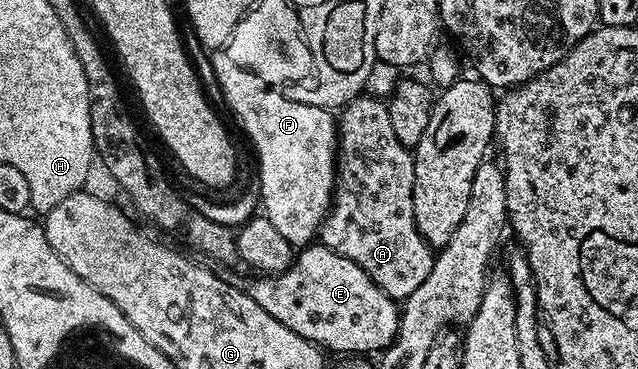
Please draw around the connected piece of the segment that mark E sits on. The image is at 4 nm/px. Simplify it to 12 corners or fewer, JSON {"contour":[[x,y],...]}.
{"contour":[[311,242],[245,292],[330,352],[381,353],[394,300]]}

